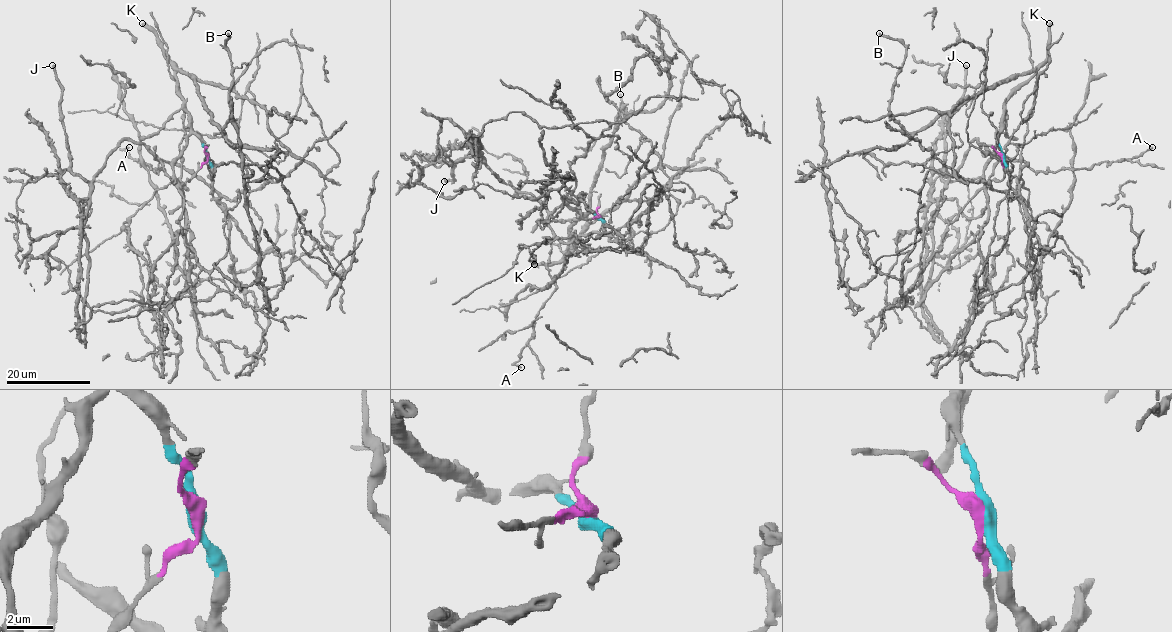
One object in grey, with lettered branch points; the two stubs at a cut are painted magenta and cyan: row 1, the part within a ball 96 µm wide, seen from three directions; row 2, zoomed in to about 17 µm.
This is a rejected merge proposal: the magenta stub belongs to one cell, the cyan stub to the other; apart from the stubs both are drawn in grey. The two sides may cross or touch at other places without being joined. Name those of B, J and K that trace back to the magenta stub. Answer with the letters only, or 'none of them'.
J

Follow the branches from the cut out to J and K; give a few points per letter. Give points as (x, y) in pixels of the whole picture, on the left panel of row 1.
J: (207, 155), (176, 184), (143, 144), (123, 140), (91, 181), (81, 178), (52, 65)
K: (207, 155), (207, 148), (192, 129), (192, 118), (178, 92), (175, 69), (166, 58), (160, 40), (141, 23)

